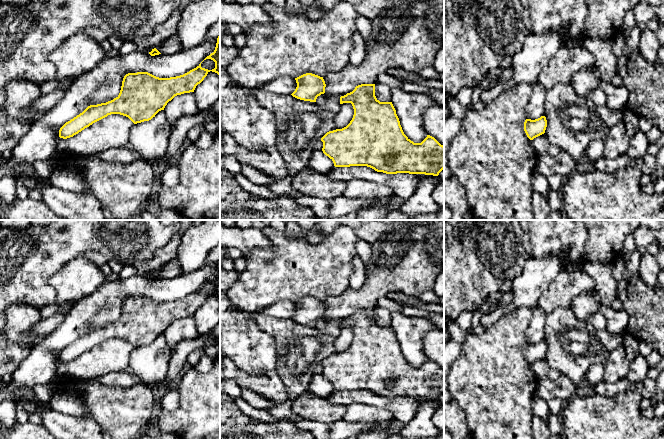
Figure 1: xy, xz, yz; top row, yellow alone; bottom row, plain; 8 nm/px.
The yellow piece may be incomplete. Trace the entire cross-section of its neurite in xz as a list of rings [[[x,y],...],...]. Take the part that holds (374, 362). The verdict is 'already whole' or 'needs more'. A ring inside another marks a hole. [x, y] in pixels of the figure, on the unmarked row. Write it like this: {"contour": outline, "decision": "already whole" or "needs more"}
{"contour": [[[361,308],[355,311],[355,313],[340,321],[340,328],[351,327],[354,333],[354,339],[350,347],[342,352],[327,356],[322,362],[323,366],[323,377],[328,380],[334,387],[335,391],[350,391],[350,390],[367,390],[374,393],[377,396],[383,396],[386,398],[397,398],[397,397],[409,397],[409,398],[425,398],[438,400],[439,397],[444,393],[444,370],[441,369],[434,361],[427,359],[427,361],[421,367],[414,367],[411,365],[403,356],[400,349],[399,342],[396,338],[396,334],[392,326],[380,326],[375,320],[375,308]]], "decision": "already whole"}

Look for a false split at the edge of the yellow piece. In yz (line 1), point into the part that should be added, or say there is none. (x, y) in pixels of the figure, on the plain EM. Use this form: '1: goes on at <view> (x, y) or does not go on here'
1: does not go on here

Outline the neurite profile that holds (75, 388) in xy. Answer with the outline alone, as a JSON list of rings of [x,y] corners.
[[[70,381],[65,387],[65,392],[76,397],[81,397],[86,391],[84,381]]]

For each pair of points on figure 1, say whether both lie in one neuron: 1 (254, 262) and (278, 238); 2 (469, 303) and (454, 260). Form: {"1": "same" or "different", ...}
{"1": "same", "2": "same"}

